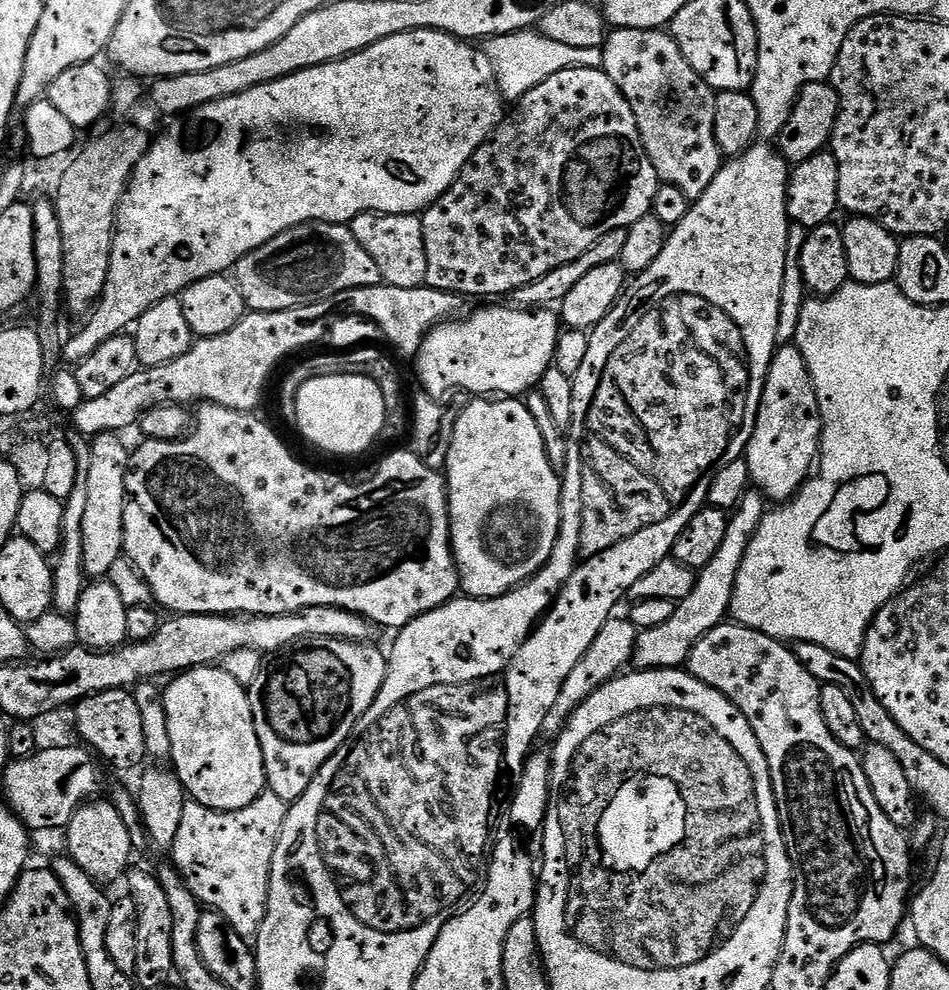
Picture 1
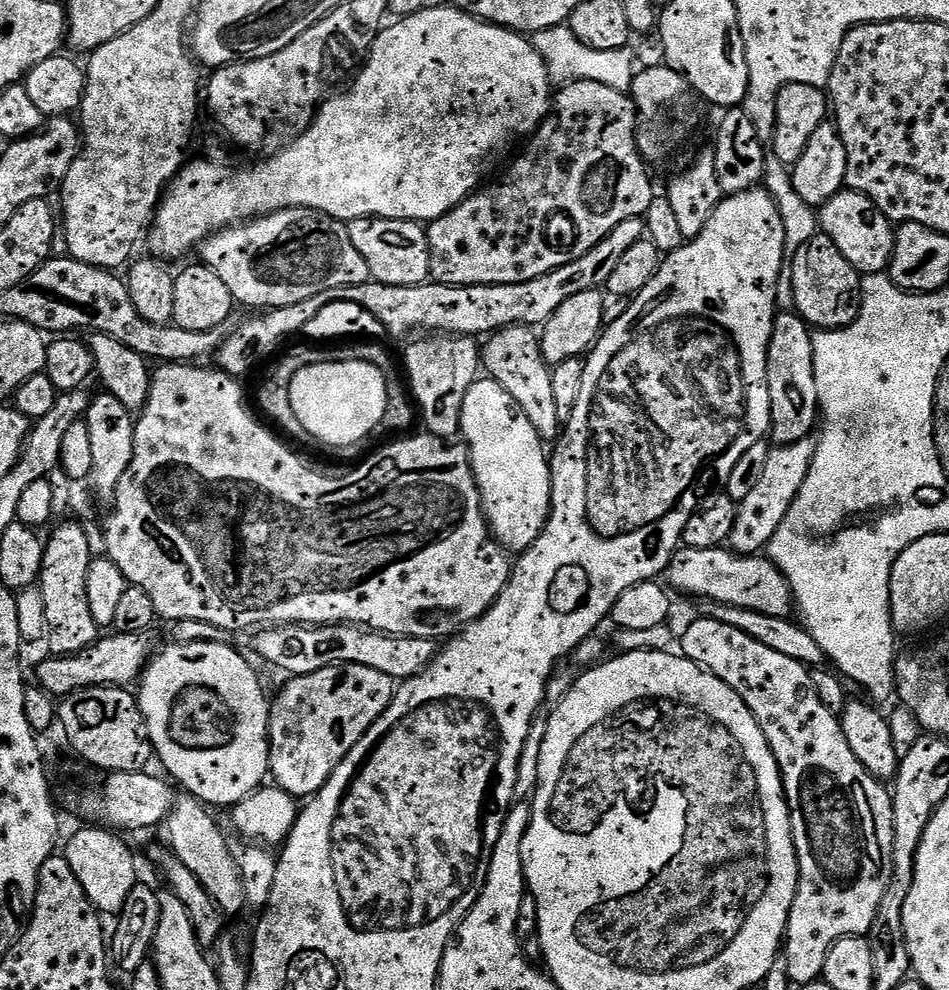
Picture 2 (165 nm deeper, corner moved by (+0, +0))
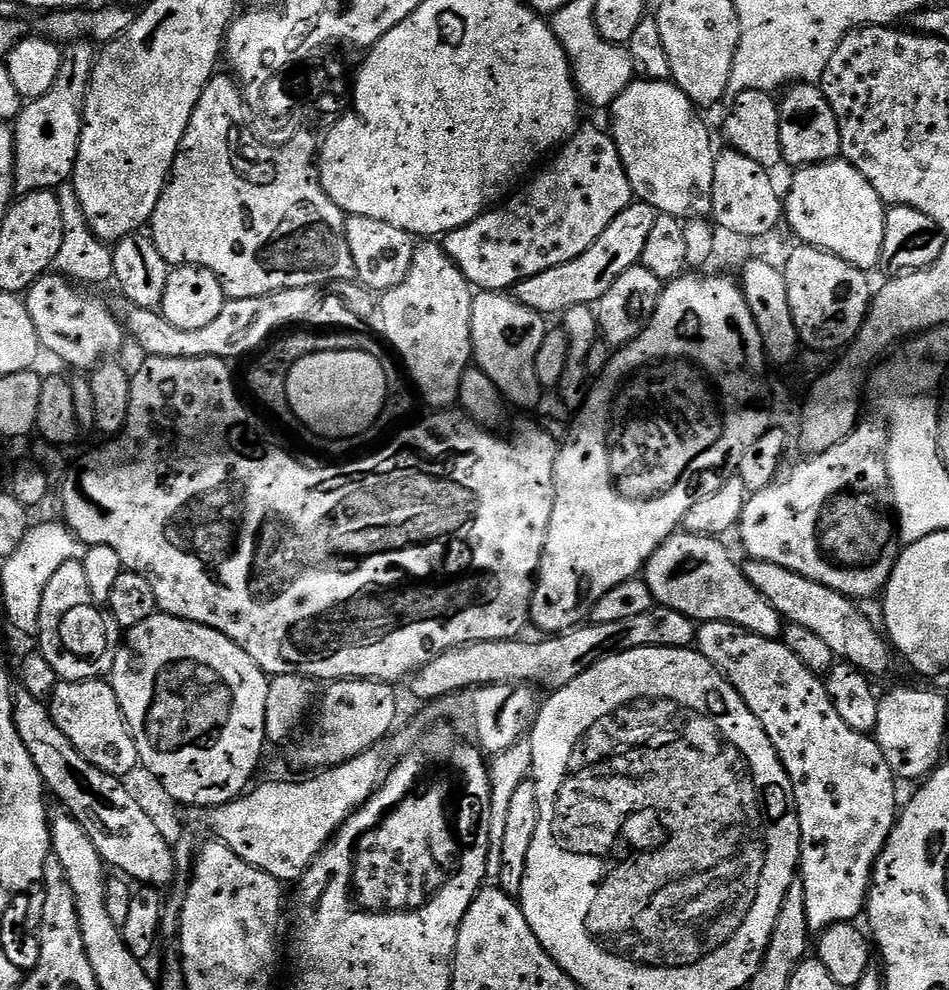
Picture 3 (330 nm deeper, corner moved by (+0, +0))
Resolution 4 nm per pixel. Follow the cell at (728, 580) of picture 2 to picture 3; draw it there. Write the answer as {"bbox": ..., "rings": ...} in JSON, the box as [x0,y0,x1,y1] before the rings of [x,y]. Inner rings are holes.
{"bbox":[743,559,890,674],"rings":[[[749,559],[747,563],[743,565],[746,578],[785,621],[814,630],[820,638],[826,638],[826,643],[830,645],[830,650],[834,650],[836,657],[862,672],[875,674],[887,666],[890,644],[885,633],[861,609],[859,612],[849,597],[794,570],[786,570],[786,566],[778,566],[776,562]]]}

